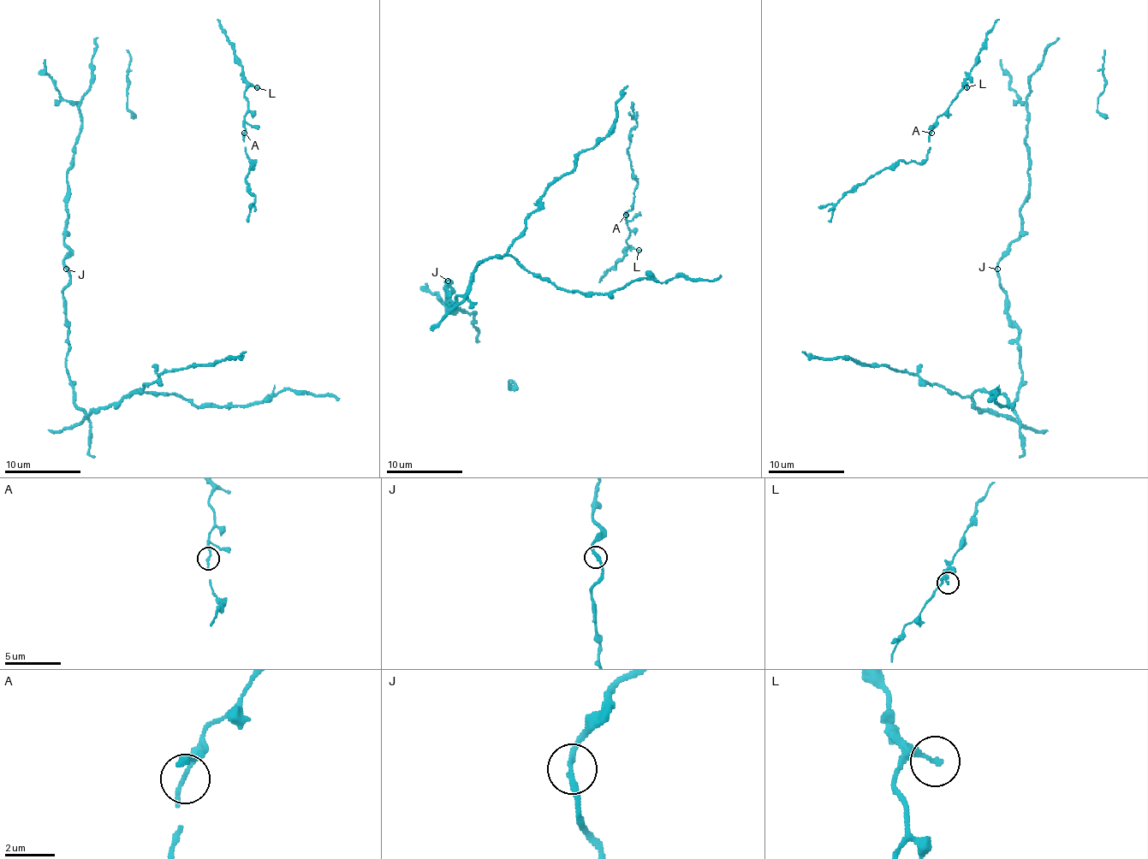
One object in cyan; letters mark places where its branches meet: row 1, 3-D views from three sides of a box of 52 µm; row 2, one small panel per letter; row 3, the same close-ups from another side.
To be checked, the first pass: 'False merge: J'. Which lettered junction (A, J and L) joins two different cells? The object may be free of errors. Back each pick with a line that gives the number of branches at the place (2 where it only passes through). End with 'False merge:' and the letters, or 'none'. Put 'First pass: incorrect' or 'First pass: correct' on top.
First pass: incorrect
False merge: none

